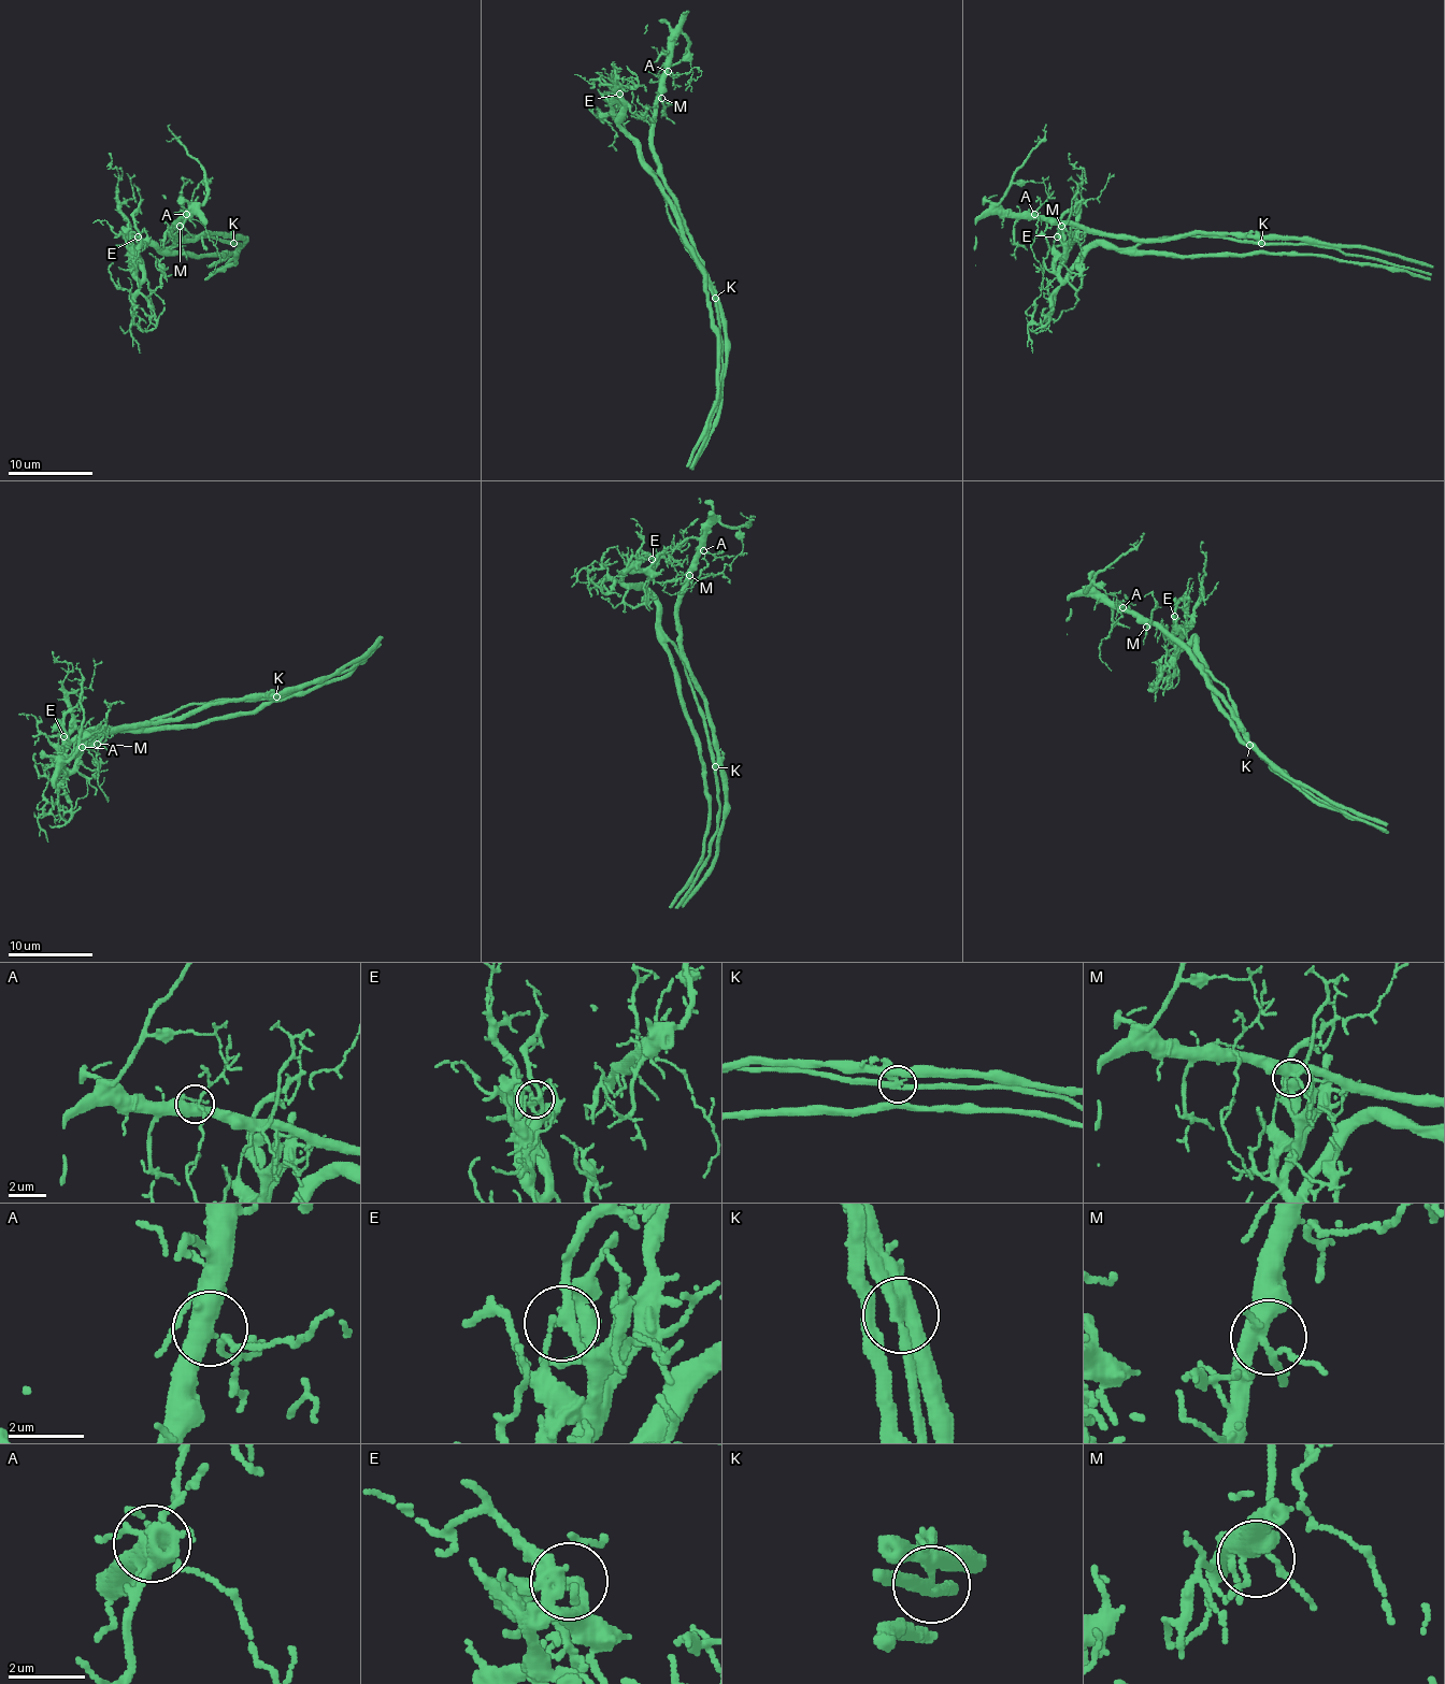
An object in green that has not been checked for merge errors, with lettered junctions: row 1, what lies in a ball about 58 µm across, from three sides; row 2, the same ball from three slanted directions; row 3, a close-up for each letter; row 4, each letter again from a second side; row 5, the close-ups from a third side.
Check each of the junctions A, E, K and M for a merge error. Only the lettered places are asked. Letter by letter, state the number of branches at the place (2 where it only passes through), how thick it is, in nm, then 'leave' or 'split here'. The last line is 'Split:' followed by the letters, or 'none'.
A: 5 branches meet; 440 nm thick; leave
E: 2 branches meet; 240 nm thick; leave
K: 5 branches meet; 340 nm thick; split here
M: 5 branches meet; 360 nm thick; leave
Split: K

